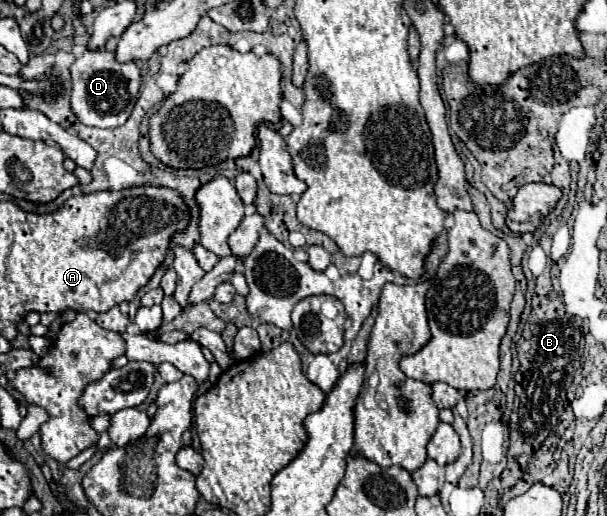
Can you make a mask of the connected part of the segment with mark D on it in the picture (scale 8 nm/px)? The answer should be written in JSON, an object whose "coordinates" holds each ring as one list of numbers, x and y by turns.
{"coordinates":[[87,50,71,64,71,110,85,126,117,128,129,118,141,84,141,72,135,62,117,64,113,52]]}

